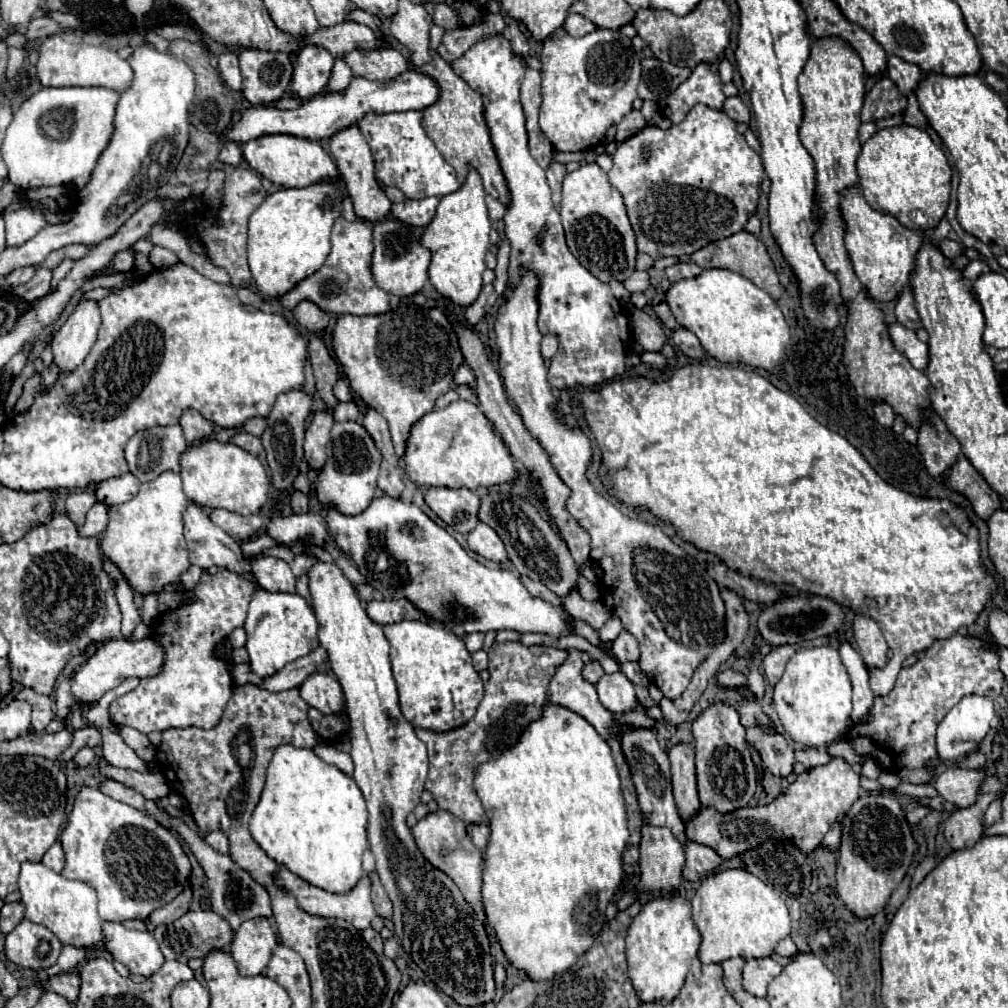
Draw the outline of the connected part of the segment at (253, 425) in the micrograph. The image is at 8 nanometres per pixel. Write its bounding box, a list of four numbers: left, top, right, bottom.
[244,417,266,437]

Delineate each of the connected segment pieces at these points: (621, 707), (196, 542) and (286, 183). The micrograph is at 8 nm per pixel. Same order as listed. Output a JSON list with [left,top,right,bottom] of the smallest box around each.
[[596,671,636,715],[184,503,252,579],[240,135,338,187]]

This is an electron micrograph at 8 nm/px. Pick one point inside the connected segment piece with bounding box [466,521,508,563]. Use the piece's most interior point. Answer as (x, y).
(483, 540)

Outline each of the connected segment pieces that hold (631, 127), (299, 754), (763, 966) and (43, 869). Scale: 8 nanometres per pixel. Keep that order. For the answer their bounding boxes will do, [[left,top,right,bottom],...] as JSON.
[[616,111,646,143],[250,743,368,893],[742,957,782,997],[18,861,104,947]]

